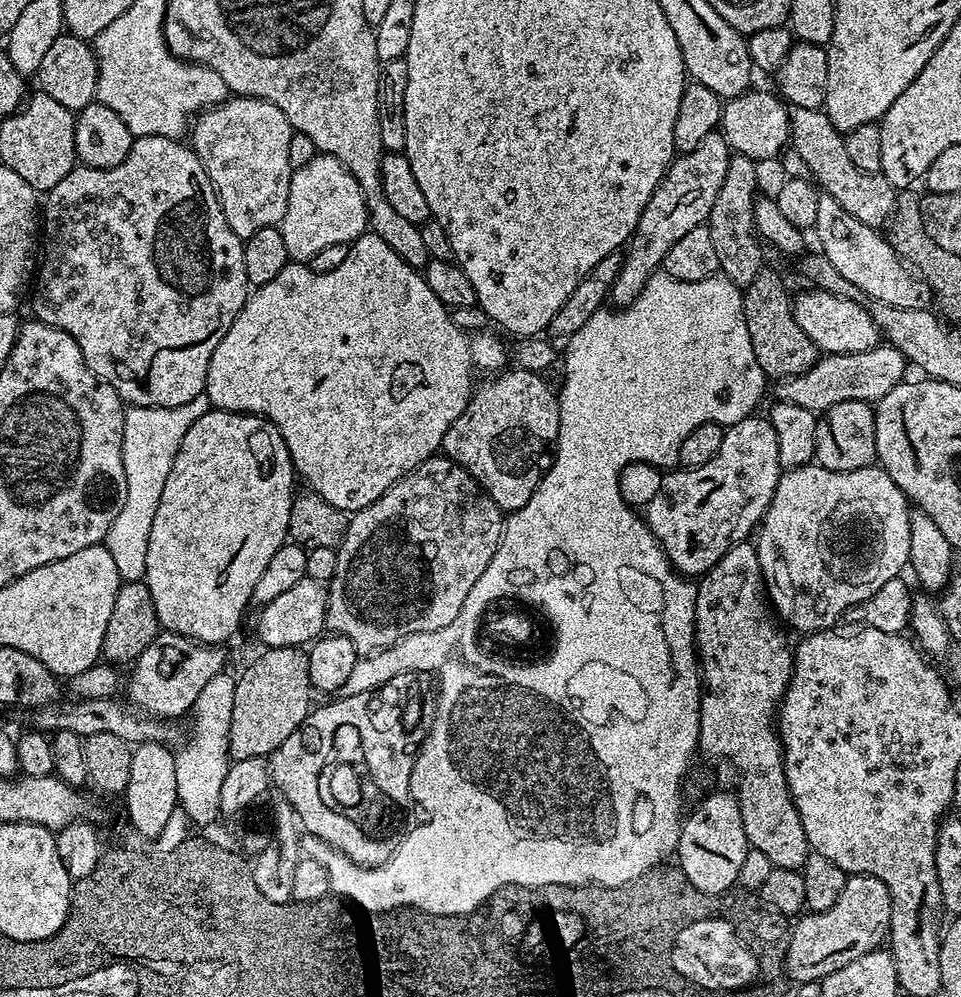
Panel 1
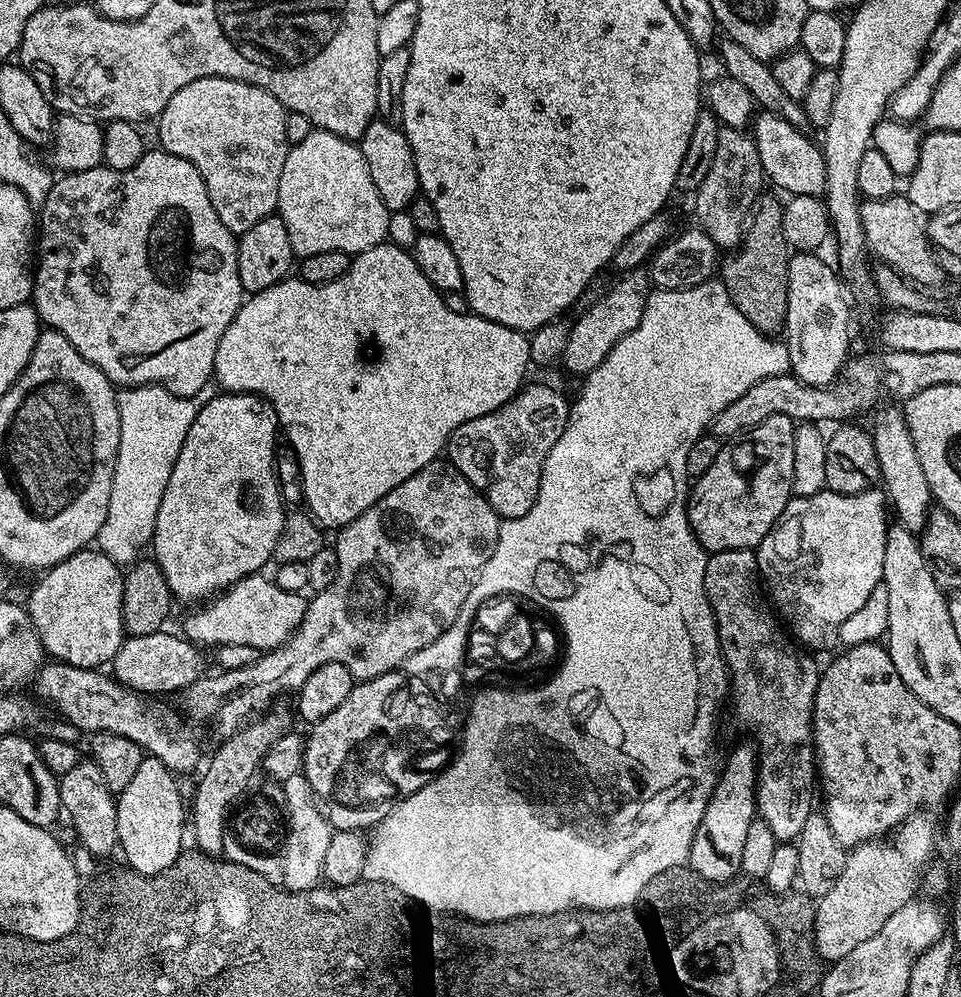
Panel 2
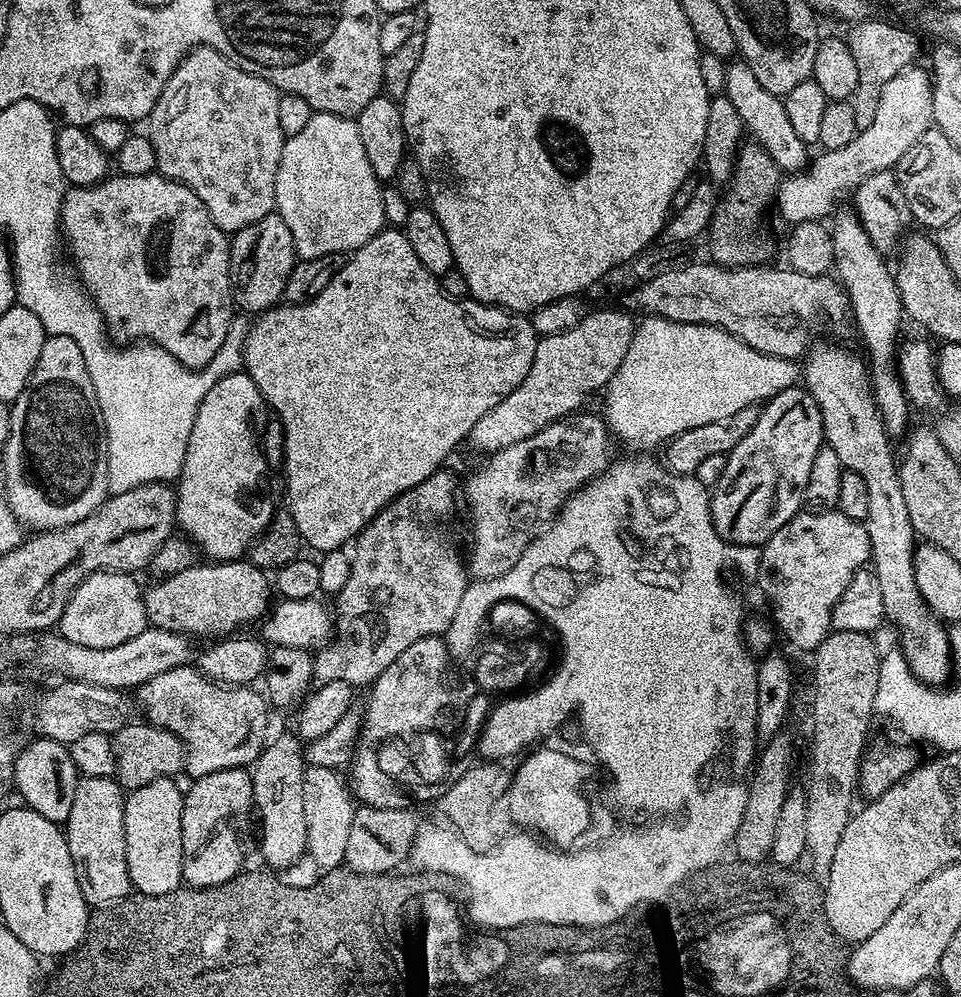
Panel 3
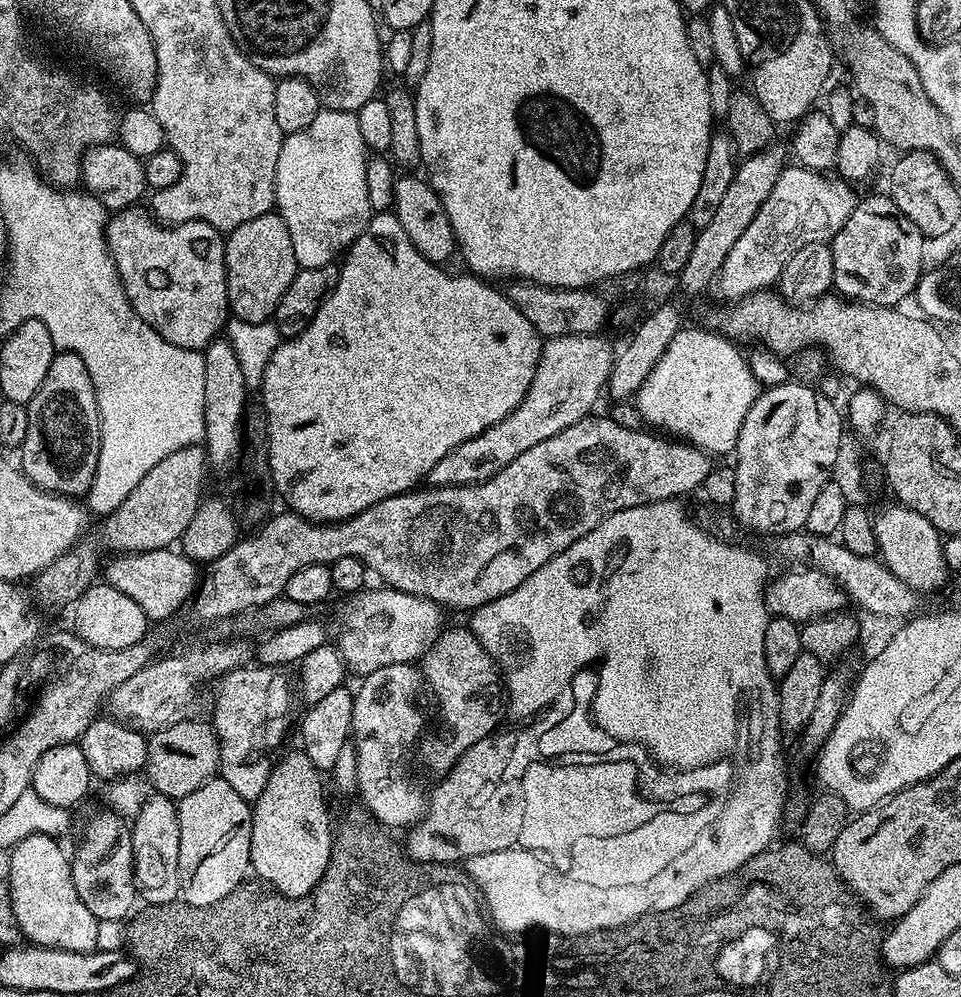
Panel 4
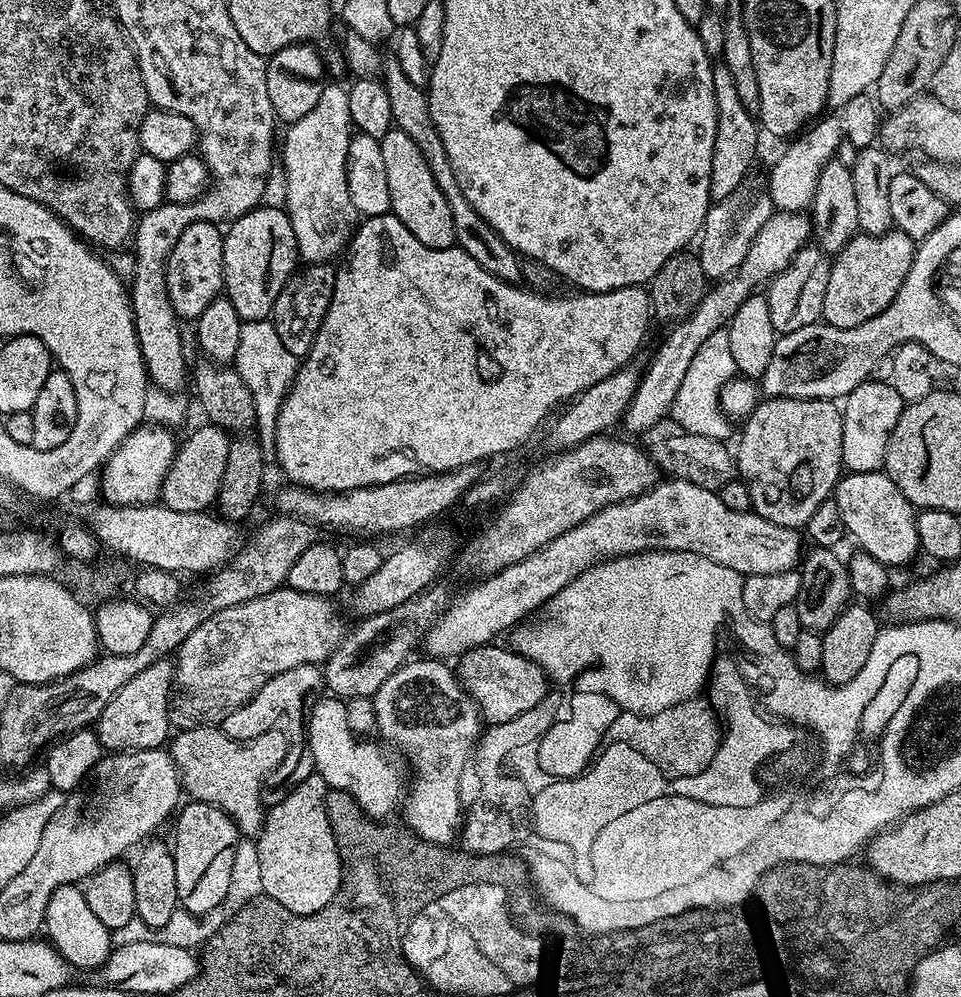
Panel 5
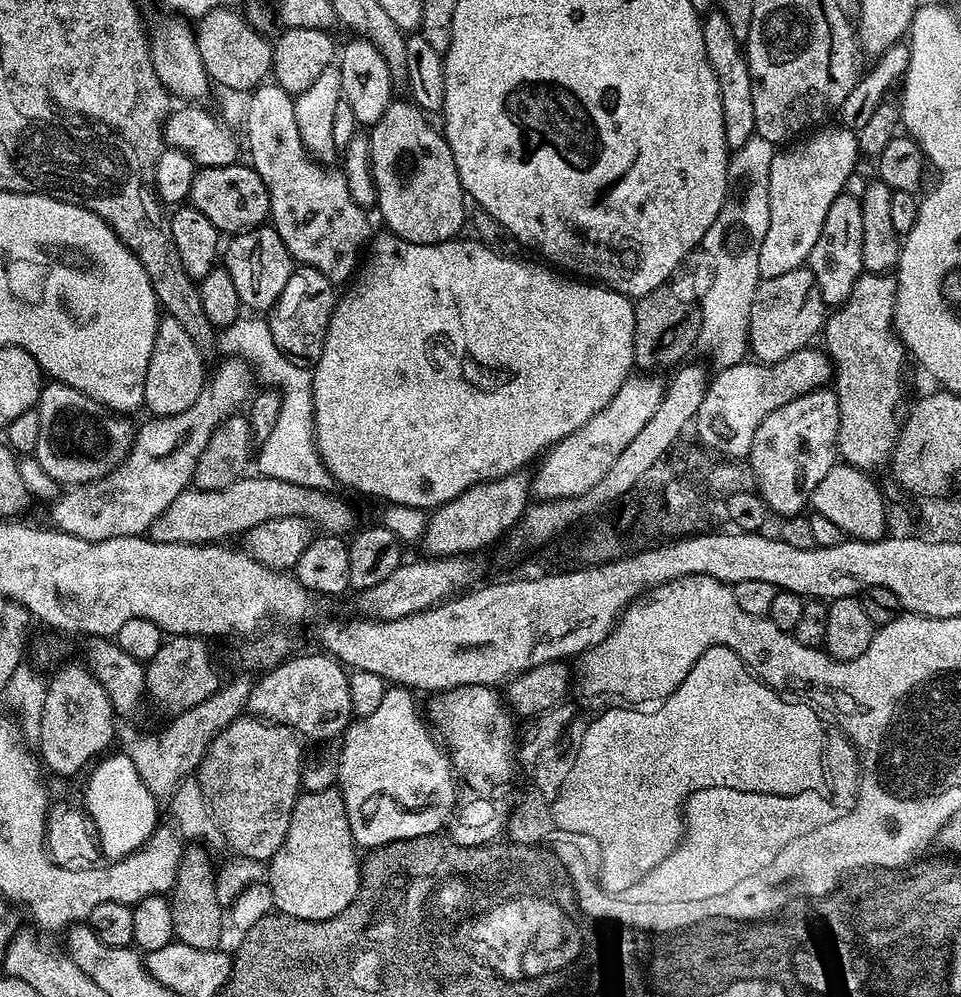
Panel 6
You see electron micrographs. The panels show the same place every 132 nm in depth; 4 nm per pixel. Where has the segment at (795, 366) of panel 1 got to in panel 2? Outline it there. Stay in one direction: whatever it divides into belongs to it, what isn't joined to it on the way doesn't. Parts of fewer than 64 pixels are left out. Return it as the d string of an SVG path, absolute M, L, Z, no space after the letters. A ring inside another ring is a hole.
M761 199L757 203L747 225L739 248L723 257L718 268L719 279L724 281L726 290L746 314L746 318L765 336L775 337L783 333L784 315L788 313L788 257L790 249L786 234L782 234L782 214L784 204L781 201Z

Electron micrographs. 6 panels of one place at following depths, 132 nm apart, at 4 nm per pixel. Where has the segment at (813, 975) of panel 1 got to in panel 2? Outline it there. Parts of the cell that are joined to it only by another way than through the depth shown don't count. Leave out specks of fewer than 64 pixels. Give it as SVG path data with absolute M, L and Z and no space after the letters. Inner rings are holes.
M931 815L909 816L895 832L879 840L868 840L848 852L848 864L842 870L836 885L831 888L830 894L815 901L814 942L821 961L835 962L846 958L846 954L850 954L850 950L857 948L861 942L874 938L874 934L882 930L883 924L921 891L924 873L933 863L932 855L936 852L936 824L928 816Z

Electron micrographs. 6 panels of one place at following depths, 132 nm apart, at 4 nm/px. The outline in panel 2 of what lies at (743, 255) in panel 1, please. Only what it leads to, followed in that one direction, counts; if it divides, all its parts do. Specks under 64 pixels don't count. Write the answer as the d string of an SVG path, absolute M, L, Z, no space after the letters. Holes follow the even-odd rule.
M721 127L718 134L718 146L714 149L714 162L710 162L710 171L706 173L706 179L694 193L695 223L703 232L710 234L717 249L739 248L744 238L746 225L761 199L760 191L763 190L764 184L766 185L766 177L762 170L762 162L758 158L758 146L755 139L743 128Z

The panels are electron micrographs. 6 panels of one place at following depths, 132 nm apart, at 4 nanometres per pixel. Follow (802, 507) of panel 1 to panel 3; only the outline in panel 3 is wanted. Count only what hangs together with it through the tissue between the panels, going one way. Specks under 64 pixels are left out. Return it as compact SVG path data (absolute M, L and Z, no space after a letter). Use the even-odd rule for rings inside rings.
M801 510L797 512L782 530L775 532L762 546L758 581L768 604L772 607L771 619L775 627L796 648L808 654L815 653L816 647L832 631L832 611L838 598L850 586L854 574L871 561L870 538L861 521L846 518L839 510Z

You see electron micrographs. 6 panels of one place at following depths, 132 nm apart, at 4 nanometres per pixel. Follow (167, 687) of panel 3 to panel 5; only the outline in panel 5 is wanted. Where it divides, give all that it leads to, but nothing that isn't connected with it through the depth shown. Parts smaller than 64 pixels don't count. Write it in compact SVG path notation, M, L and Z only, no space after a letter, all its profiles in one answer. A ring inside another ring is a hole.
M303 664L294 666L294 670L282 670L282 674L274 674L274 678L267 680L241 708L224 720L223 730L230 738L241 742L256 740L262 734L277 730L292 738L303 737L306 732L306 705L315 704L324 691L324 673L317 665Z

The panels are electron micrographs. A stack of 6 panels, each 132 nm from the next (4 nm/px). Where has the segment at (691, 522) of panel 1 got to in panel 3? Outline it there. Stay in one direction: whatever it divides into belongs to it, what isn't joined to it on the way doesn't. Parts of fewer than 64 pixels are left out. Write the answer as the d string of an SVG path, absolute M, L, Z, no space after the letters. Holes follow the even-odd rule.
M800 386L787 388L767 401L767 403L760 408L760 417L758 418L758 422L754 422L754 430L750 430L750 434L746 434L746 438L742 438L742 442L738 442L738 446L734 446L734 450L728 453L726 470L722 472L722 478L718 480L716 487L711 489L710 492L710 499L712 502L712 525L716 533L723 538L724 543L739 544L741 548L763 546L775 532L782 530L782 526L786 526L786 522L790 522L790 518L794 518L797 512L801 511L802 505L805 503L807 483L810 479L810 472L813 469L814 458L817 457L820 448L824 445L822 414L818 410L818 402L814 402L814 398L807 390Z

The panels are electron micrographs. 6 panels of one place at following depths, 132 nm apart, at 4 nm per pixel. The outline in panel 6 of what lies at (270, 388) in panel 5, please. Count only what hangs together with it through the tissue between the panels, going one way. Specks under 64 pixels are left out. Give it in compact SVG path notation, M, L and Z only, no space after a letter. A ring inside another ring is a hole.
M241 316L232 324L223 325L218 332L218 348L224 354L241 356L250 365L255 379L261 385L277 388L282 395L278 426L274 426L270 438L259 445L254 456L255 471L259 475L278 478L282 482L294 482L294 486L331 489L334 484L332 475L316 449L312 371L278 350L267 319L260 316L249 317Z

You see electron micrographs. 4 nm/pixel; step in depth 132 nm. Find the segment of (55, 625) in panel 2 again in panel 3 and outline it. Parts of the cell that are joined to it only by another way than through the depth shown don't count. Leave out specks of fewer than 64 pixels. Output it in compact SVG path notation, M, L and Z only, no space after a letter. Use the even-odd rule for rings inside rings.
M95 572L74 590L58 625L59 635L78 646L118 646L149 627L142 584L127 572Z

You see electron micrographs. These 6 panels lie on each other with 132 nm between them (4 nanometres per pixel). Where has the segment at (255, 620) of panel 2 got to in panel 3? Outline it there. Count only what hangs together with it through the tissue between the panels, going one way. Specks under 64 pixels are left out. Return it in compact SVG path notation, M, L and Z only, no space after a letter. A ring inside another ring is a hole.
M248 558L197 562L186 570L152 583L156 584L150 585L149 588L147 585L143 589L144 609L149 625L180 632L189 638L228 638L237 630L247 629L244 628L247 624L255 625L263 621L269 615L270 605L274 600L274 588L270 583L269 573L254 566Z

